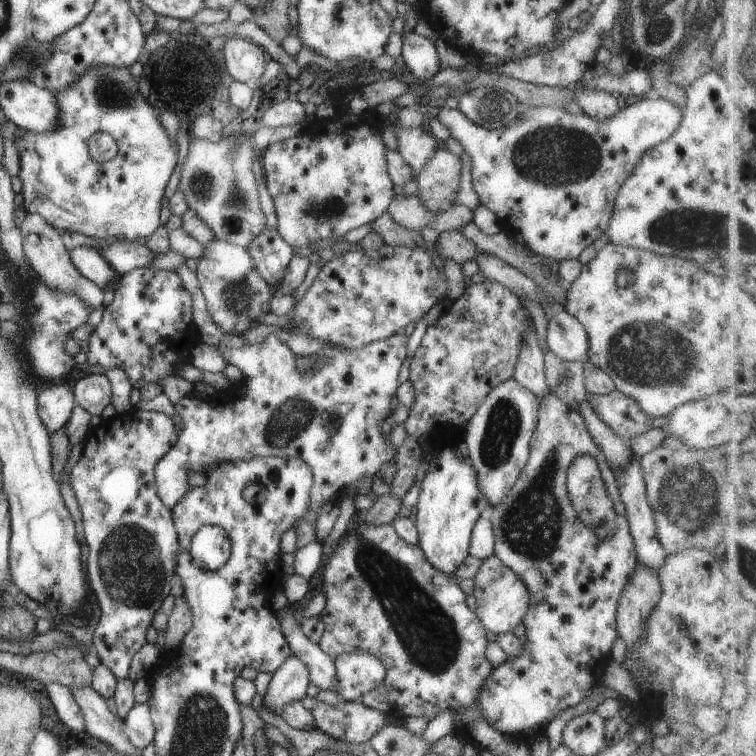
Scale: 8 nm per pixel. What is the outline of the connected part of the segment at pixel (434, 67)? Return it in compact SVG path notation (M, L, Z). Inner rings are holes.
M406 33L402 39L401 57L409 71L419 79L431 79L441 69L434 38L422 37L418 33Z

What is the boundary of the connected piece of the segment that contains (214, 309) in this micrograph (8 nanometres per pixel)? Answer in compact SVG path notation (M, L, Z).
M216 238L209 240L205 244L204 253L199 258L196 270L213 322L223 331L233 335L242 335L248 328L257 326L252 324L253 321L261 320L268 313L272 298L270 286L258 272L255 260L250 256L247 248L229 243L227 240Z

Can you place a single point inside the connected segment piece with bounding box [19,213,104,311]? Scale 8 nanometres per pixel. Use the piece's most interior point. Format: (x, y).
(42, 243)

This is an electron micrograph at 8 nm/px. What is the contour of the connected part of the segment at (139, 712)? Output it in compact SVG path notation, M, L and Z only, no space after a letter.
M135 703L122 719L132 746L140 752L155 740L155 726L148 703Z

